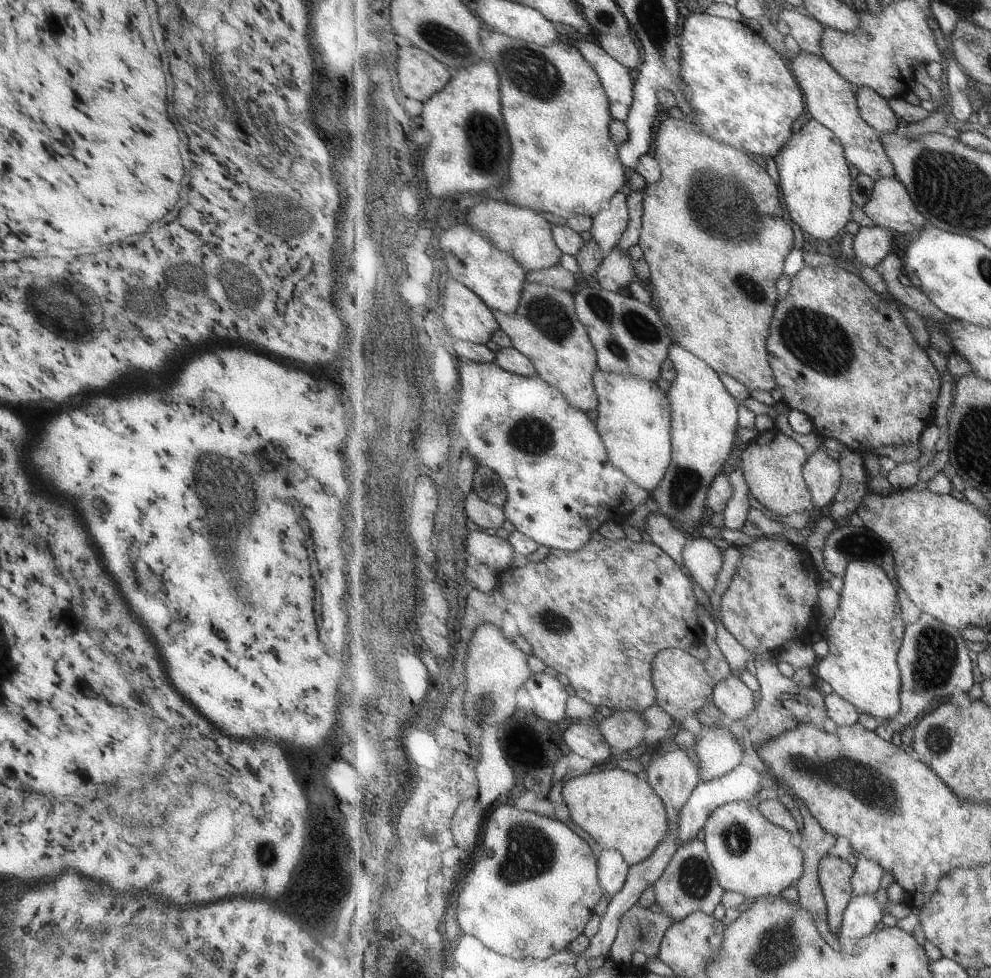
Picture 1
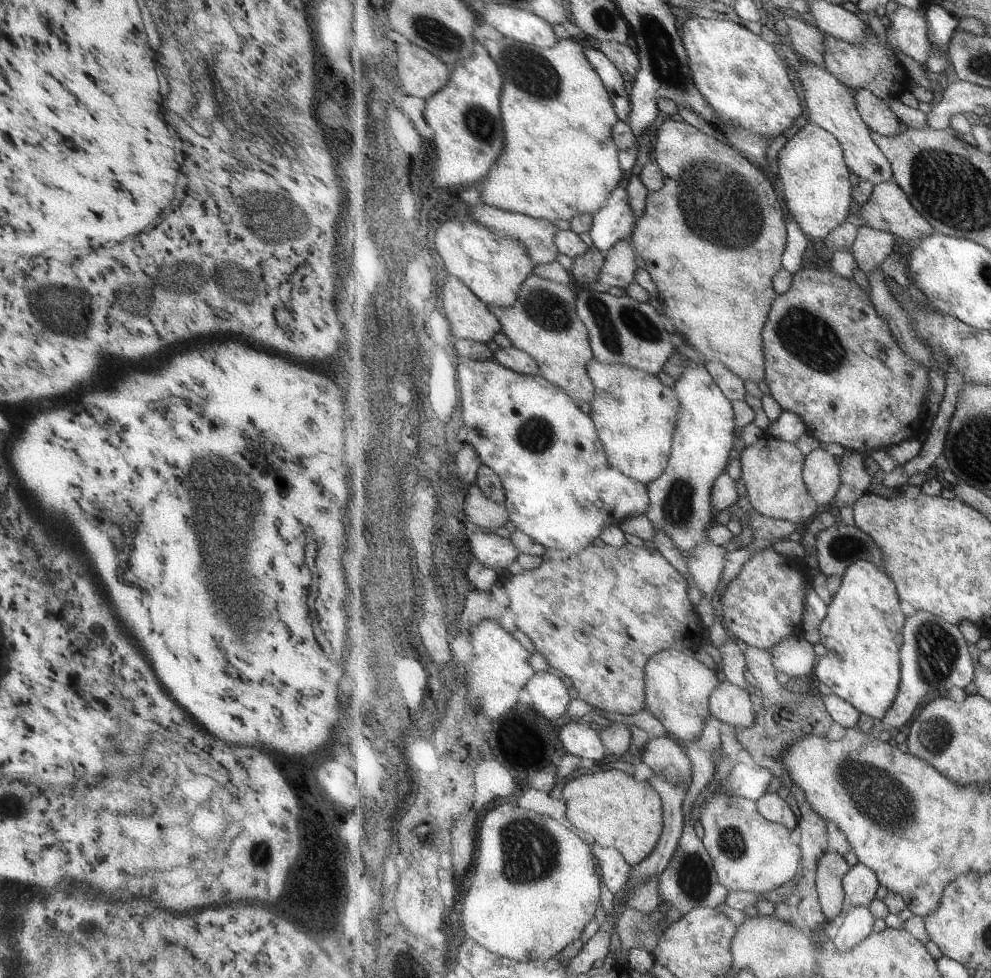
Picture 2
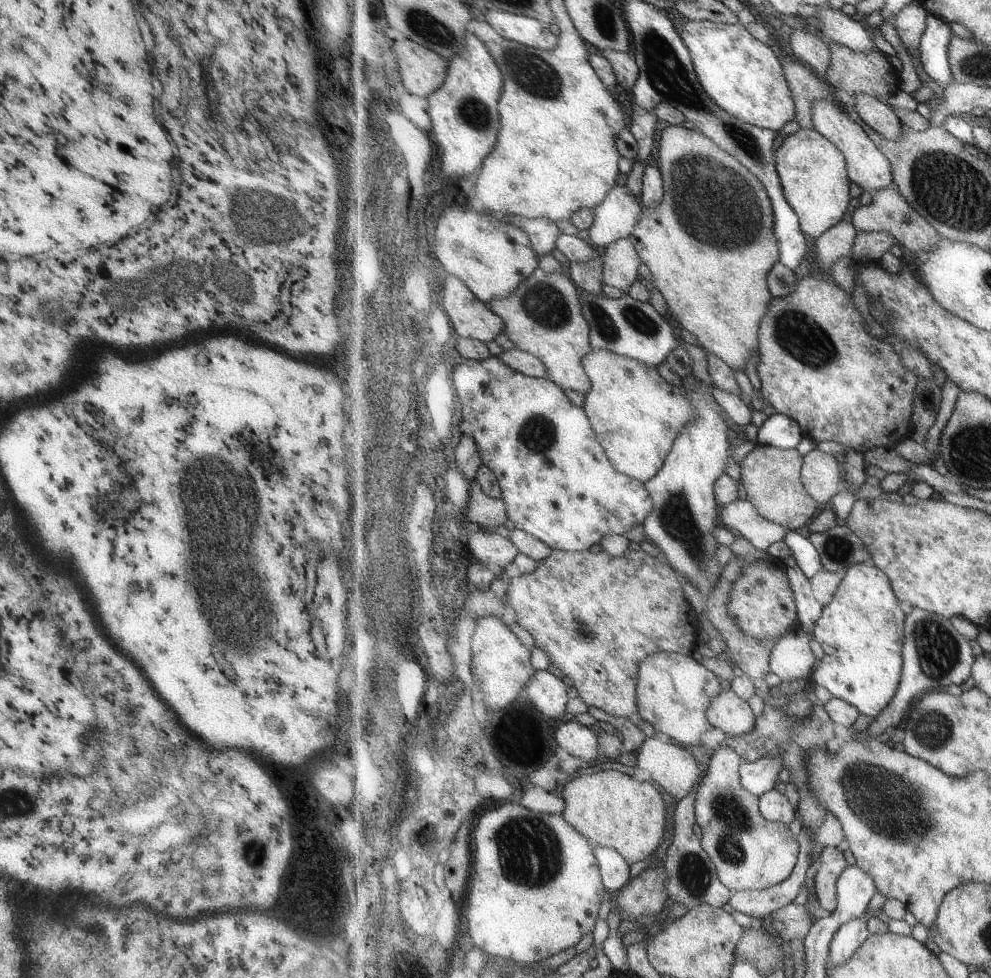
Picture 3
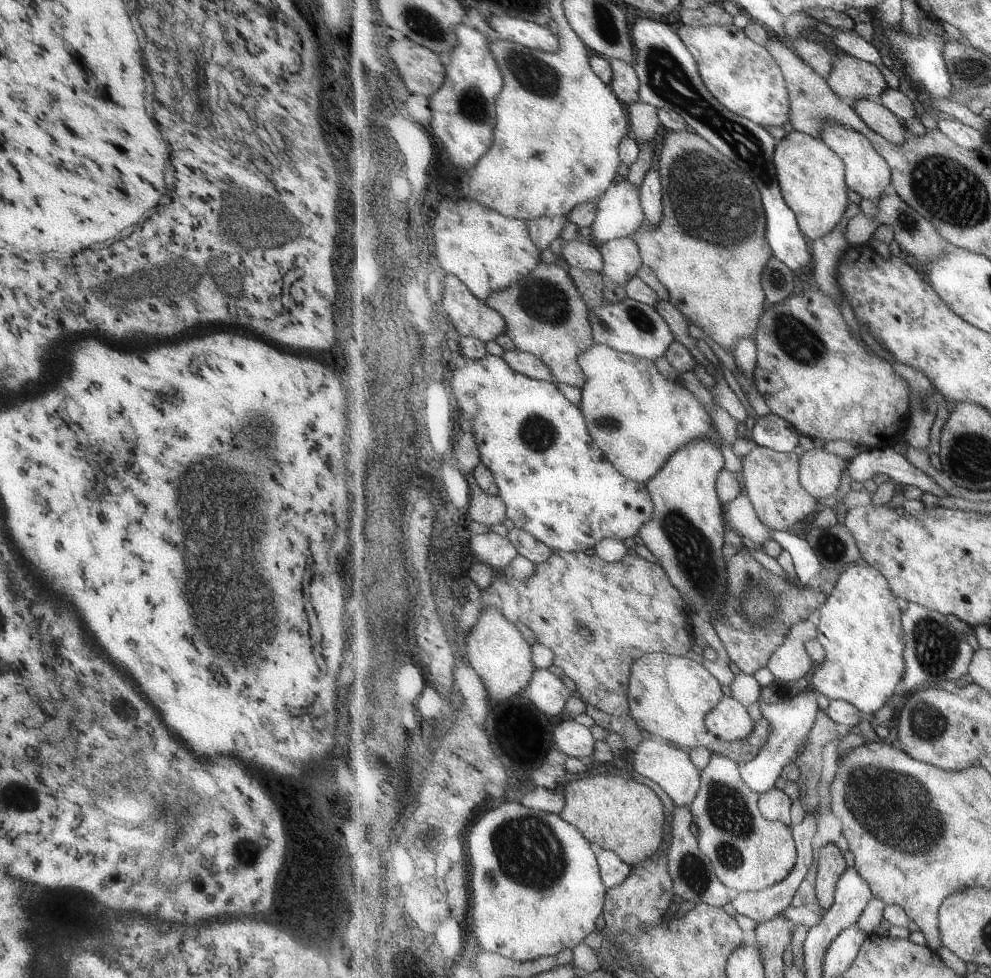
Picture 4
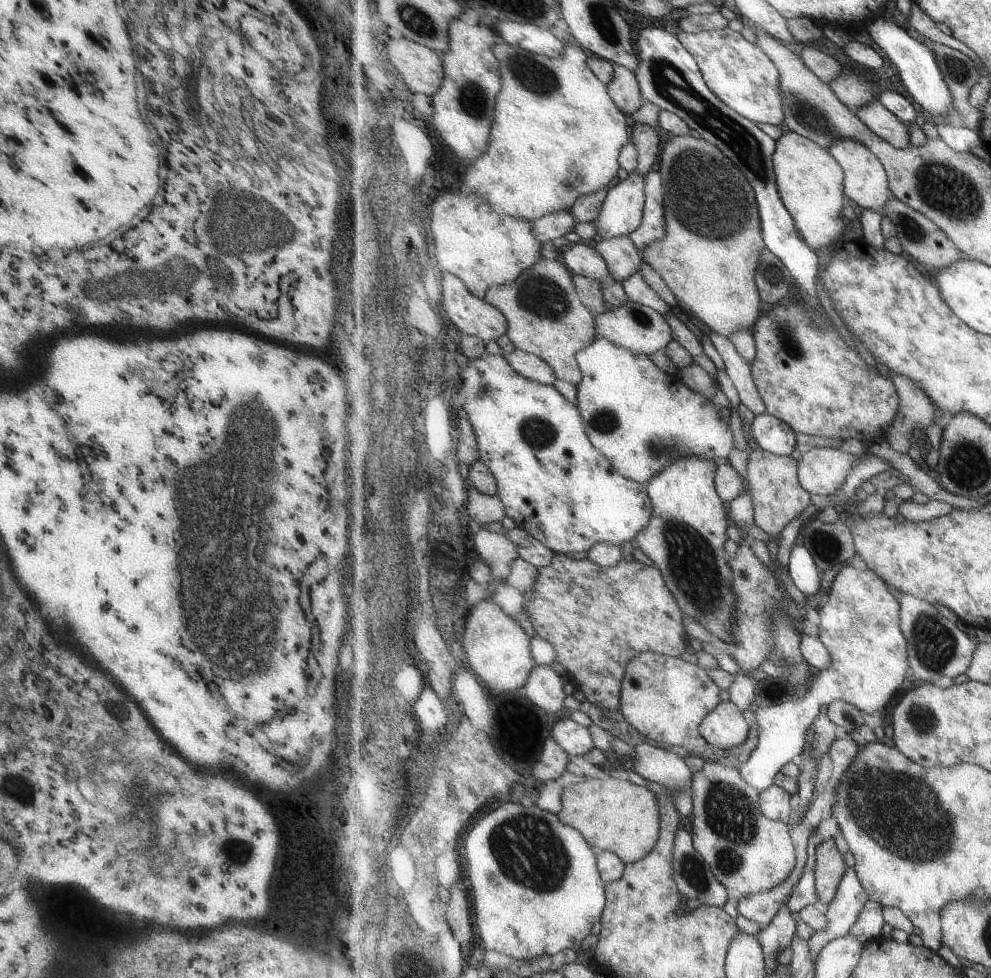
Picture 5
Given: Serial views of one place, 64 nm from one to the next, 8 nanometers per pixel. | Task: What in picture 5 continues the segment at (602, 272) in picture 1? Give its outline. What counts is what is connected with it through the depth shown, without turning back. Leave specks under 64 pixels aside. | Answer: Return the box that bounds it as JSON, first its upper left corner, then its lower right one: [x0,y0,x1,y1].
[595,235,644,282]

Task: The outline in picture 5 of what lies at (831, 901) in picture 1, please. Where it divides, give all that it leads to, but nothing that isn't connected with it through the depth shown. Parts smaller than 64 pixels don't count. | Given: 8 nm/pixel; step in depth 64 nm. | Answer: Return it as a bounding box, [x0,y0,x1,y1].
[815,838,848,908]

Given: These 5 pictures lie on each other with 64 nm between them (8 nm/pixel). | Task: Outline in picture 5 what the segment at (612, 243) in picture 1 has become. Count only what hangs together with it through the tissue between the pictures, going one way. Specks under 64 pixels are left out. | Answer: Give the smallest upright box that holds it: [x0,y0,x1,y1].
[595,172,645,239]

